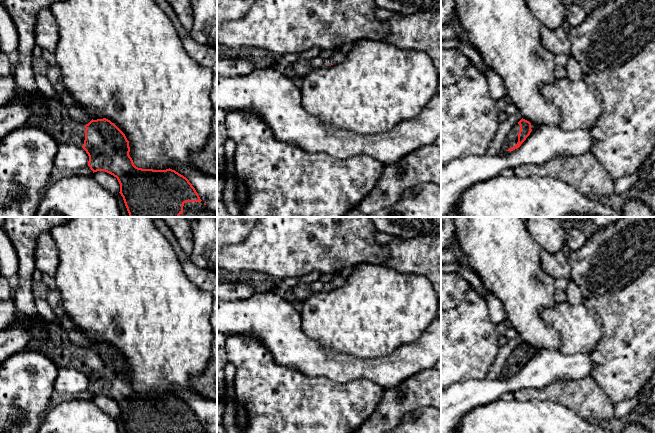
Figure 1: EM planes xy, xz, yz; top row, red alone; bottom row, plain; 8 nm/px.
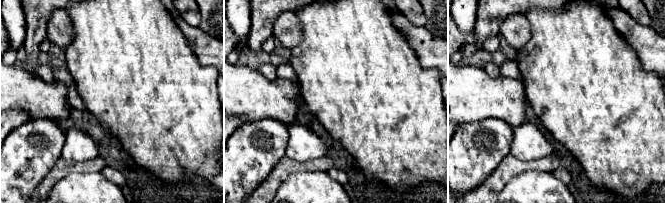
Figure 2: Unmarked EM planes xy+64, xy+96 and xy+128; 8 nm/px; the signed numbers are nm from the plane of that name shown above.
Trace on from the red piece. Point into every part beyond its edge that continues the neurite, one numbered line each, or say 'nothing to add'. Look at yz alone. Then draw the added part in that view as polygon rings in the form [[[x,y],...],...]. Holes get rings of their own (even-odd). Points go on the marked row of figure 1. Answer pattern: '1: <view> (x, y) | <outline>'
1: yz (512, 139) | [[[517,123],[508,134],[507,140],[505,142],[505,150],[514,147],[517,144],[519,131],[520,125]]]

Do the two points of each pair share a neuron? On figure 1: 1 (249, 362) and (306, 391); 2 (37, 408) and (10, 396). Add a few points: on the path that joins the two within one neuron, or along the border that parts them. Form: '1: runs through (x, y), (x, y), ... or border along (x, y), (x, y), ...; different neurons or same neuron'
1: runs through (263, 376), (279, 391), (292, 391); same neuron
2: runs through (30, 402), (17, 396); same neuron

